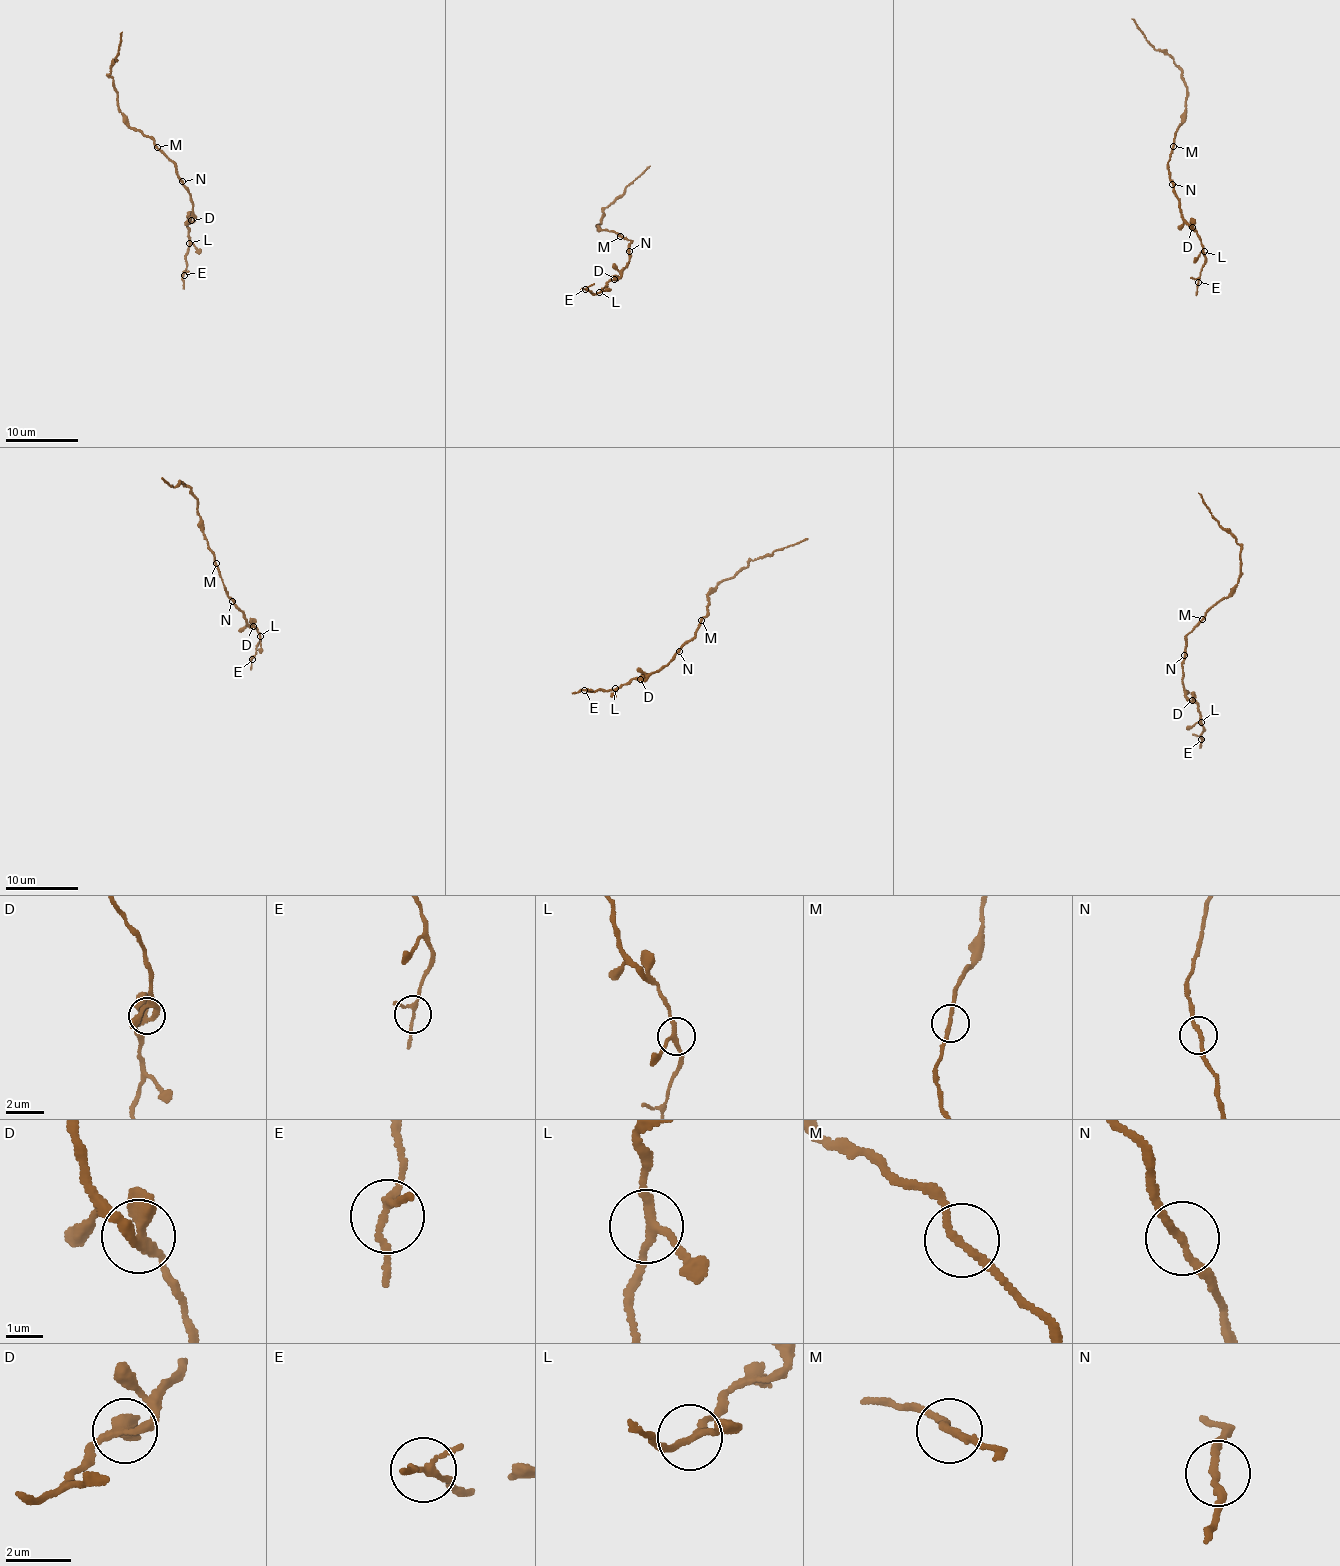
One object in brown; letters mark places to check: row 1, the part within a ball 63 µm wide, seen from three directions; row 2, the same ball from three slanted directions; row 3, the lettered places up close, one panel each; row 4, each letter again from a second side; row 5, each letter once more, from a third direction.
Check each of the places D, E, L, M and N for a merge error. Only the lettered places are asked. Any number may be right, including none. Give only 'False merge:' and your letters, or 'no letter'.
False merge: no letter

